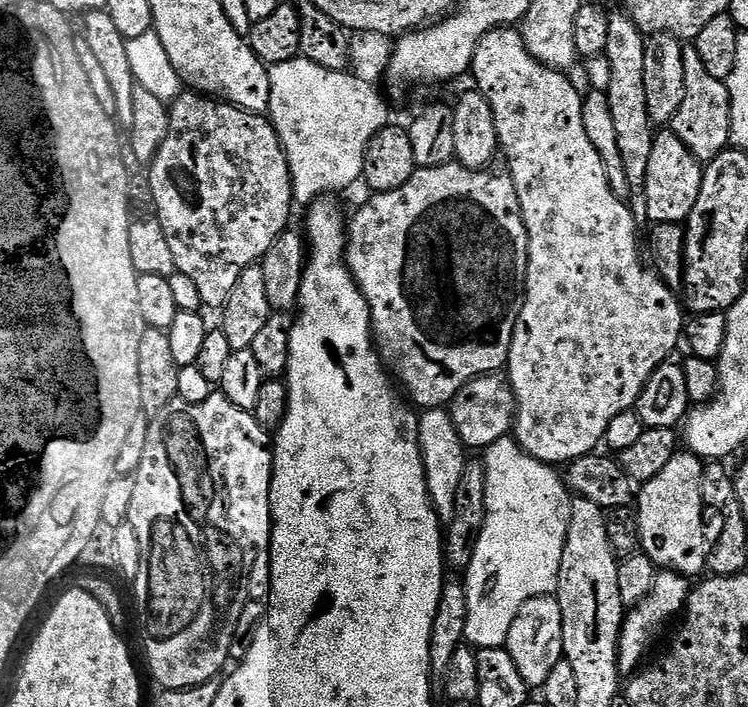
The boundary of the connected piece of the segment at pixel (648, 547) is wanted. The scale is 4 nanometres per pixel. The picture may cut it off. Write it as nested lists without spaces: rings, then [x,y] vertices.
[[[678,450],[656,477],[639,485],[634,511],[640,527],[640,547],[657,569],[679,572],[689,578],[699,577],[699,572],[707,569],[710,540],[704,537],[704,466],[705,461],[699,456],[687,450]]]

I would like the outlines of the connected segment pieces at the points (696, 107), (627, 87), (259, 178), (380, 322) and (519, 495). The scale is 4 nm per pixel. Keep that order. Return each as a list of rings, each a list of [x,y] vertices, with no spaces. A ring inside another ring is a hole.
[[[695,46],[684,49],[684,69],[686,70],[686,90],[682,98],[682,106],[678,106],[678,114],[674,114],[670,130],[686,142],[686,150],[694,154],[701,162],[712,160],[718,153],[729,147],[732,138],[732,107],[730,94],[725,81],[713,78],[702,67],[702,58],[698,58]]]
[[[613,11],[610,15],[610,35],[604,55],[610,62],[610,86],[607,88],[610,111],[614,113],[614,127],[618,129],[618,151],[622,154],[622,167],[626,169],[626,182],[630,182],[632,217],[638,222],[648,220],[646,210],[646,169],[650,167],[650,150],[654,150],[656,132],[646,110],[646,81],[642,79],[642,65],[646,62],[645,35],[634,26],[627,11]]]
[[[195,90],[181,91],[176,99],[171,101],[168,109],[170,126],[158,154],[152,159],[146,175],[150,182],[150,190],[154,190],[155,219],[159,220],[162,230],[166,234],[166,242],[170,242],[170,250],[174,253],[176,270],[191,278],[194,286],[198,286],[201,305],[208,304],[216,310],[223,309],[224,304],[230,298],[230,290],[234,290],[234,282],[247,268],[259,265],[264,256],[274,246],[274,242],[289,227],[288,219],[292,216],[294,201],[292,196],[291,174],[288,172],[287,156],[283,150],[283,143],[276,133],[275,126],[267,115],[258,112],[247,112],[233,104],[226,104],[222,100],[205,96]]]
[[[455,162],[433,168],[417,168],[404,188],[369,195],[367,197],[369,200],[357,210],[353,220],[351,217],[346,228],[348,268],[352,271],[352,276],[356,279],[356,284],[372,311],[372,331],[378,355],[385,369],[395,377],[398,384],[400,379],[399,387],[406,393],[407,399],[420,410],[451,405],[458,390],[462,390],[466,382],[470,382],[475,376],[499,373],[508,363],[510,342],[514,338],[514,330],[520,320],[520,308],[524,304],[524,283],[528,269],[528,235],[526,222],[522,218],[522,206],[518,206],[518,190],[514,190],[512,176],[506,170],[492,171],[467,168]]]
[[[505,438],[483,449],[482,459],[486,470],[486,518],[474,550],[474,558],[466,569],[466,598],[468,617],[464,639],[473,649],[502,648],[508,643],[510,626],[518,618],[518,610],[530,598],[550,596],[560,581],[562,550],[570,526],[570,510],[574,499],[563,475],[553,465],[543,464],[538,458],[521,450],[515,439]]]

